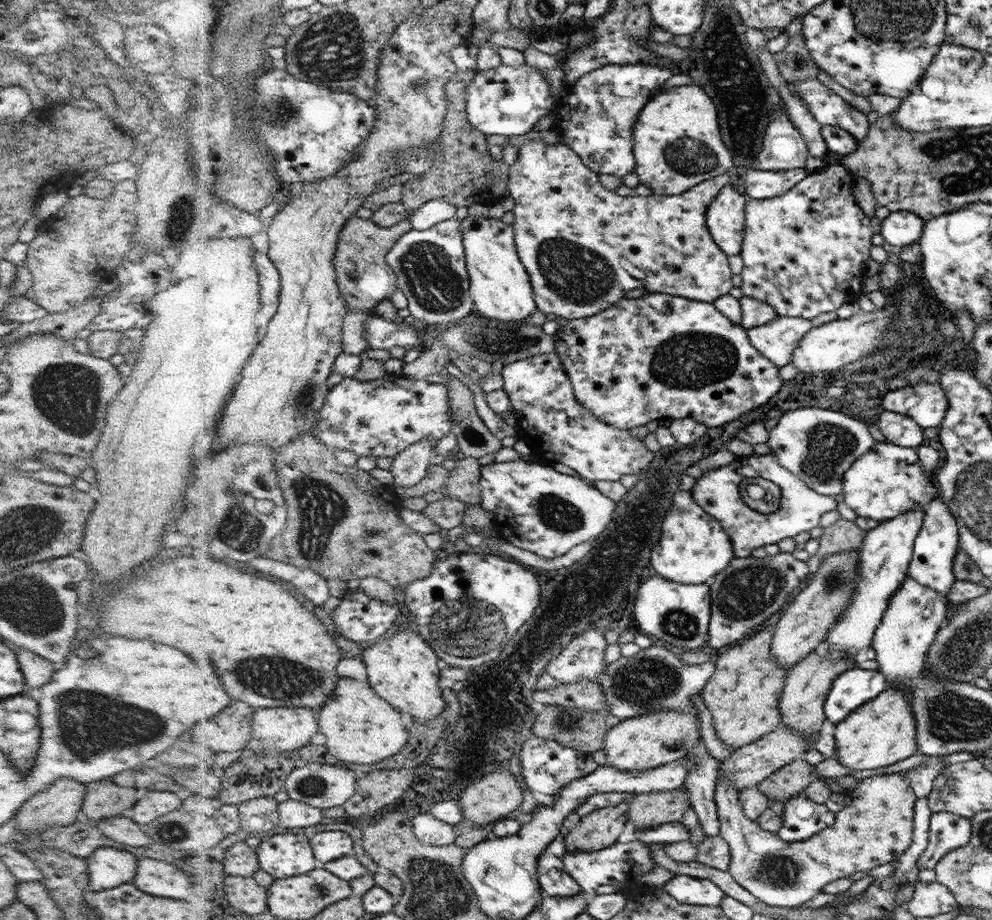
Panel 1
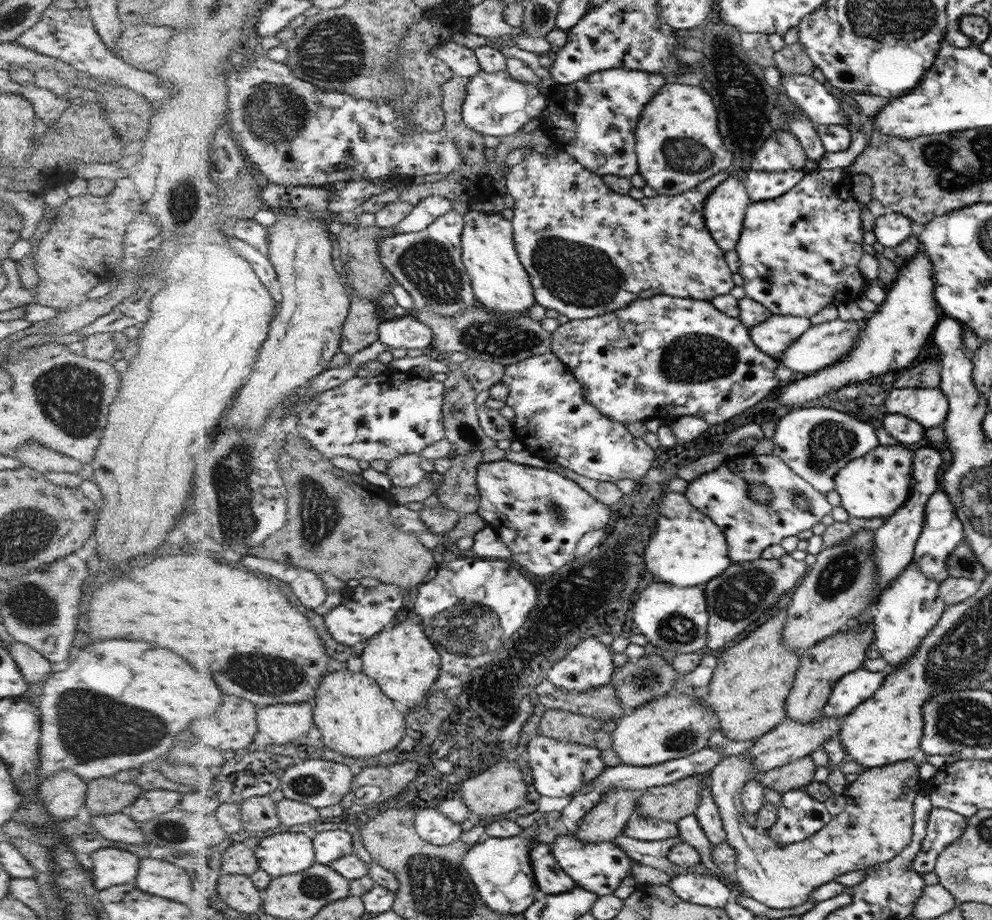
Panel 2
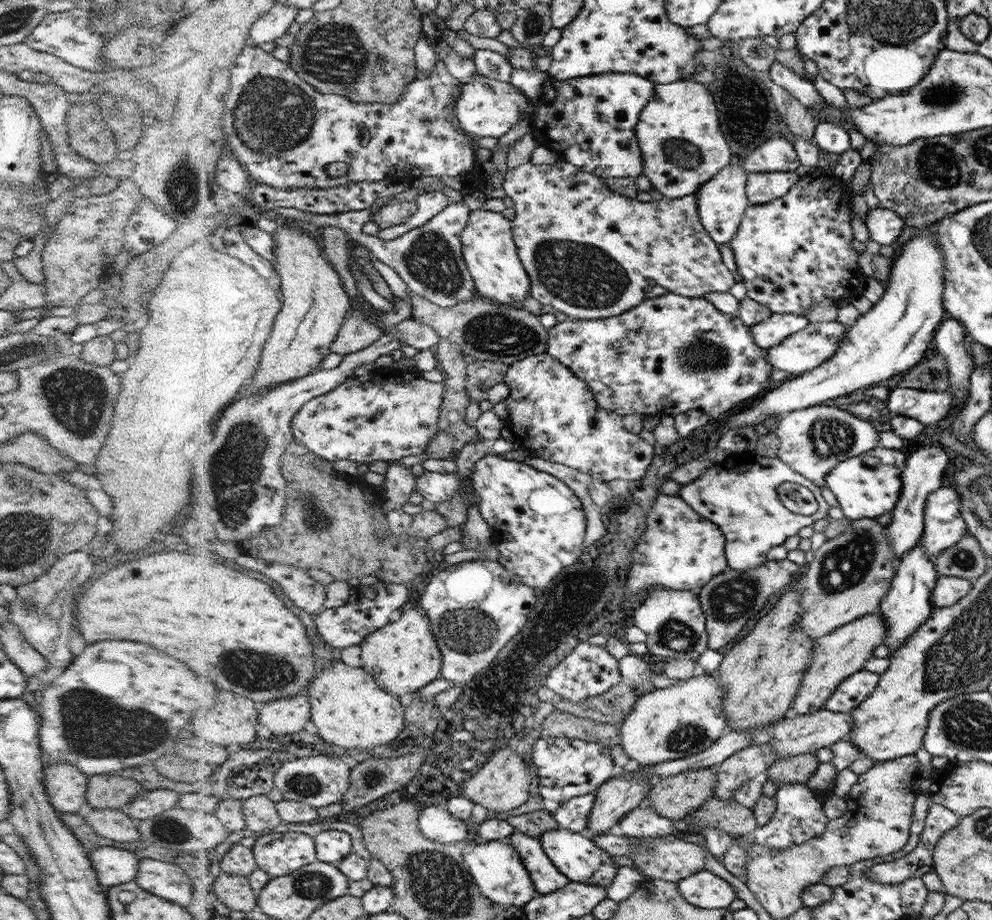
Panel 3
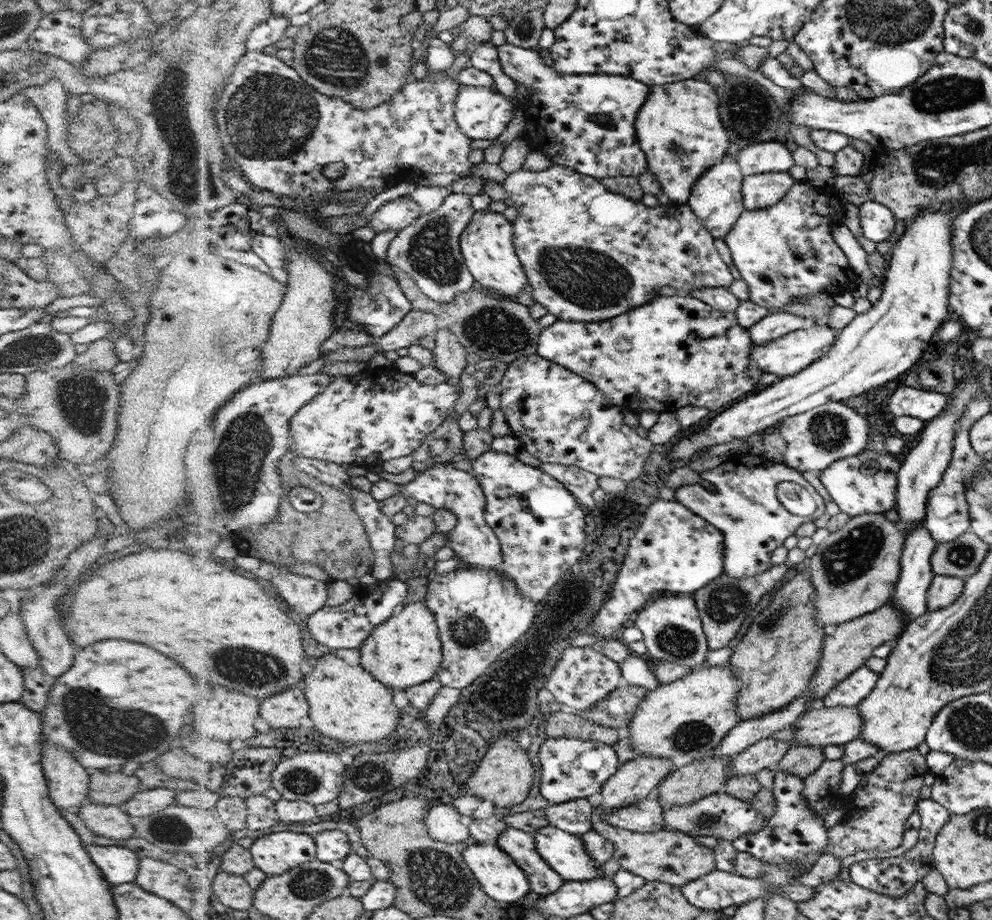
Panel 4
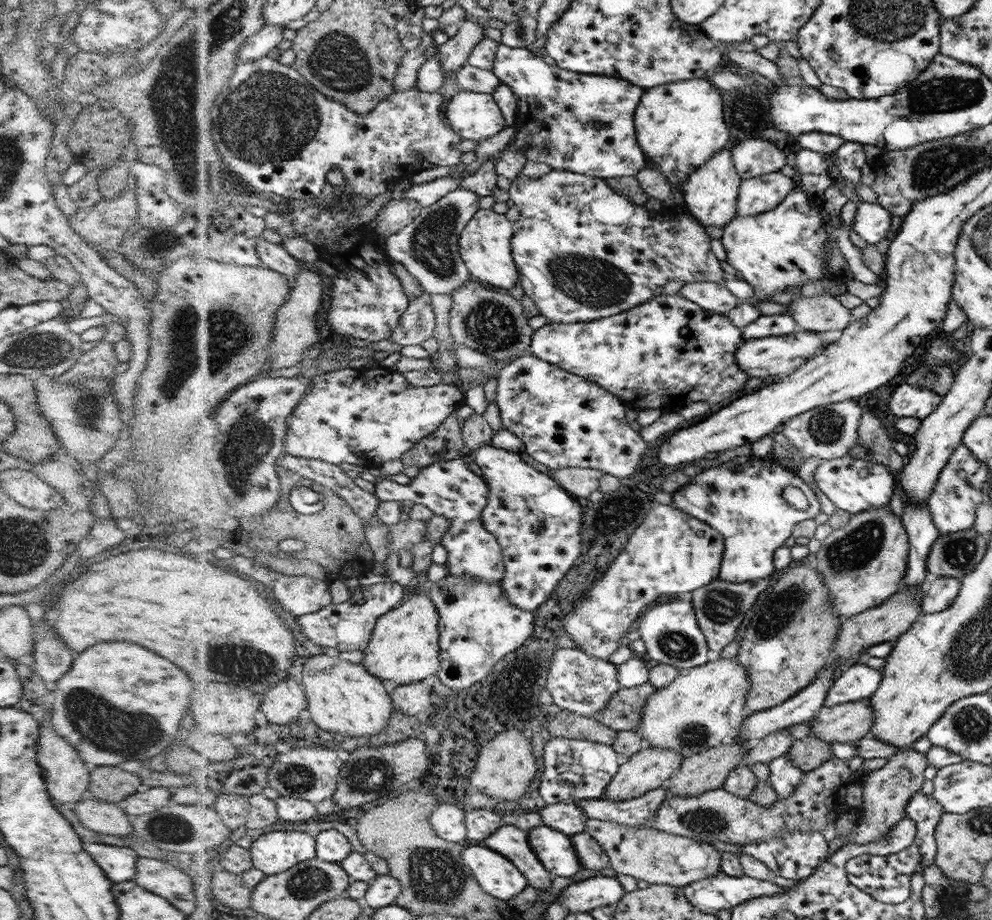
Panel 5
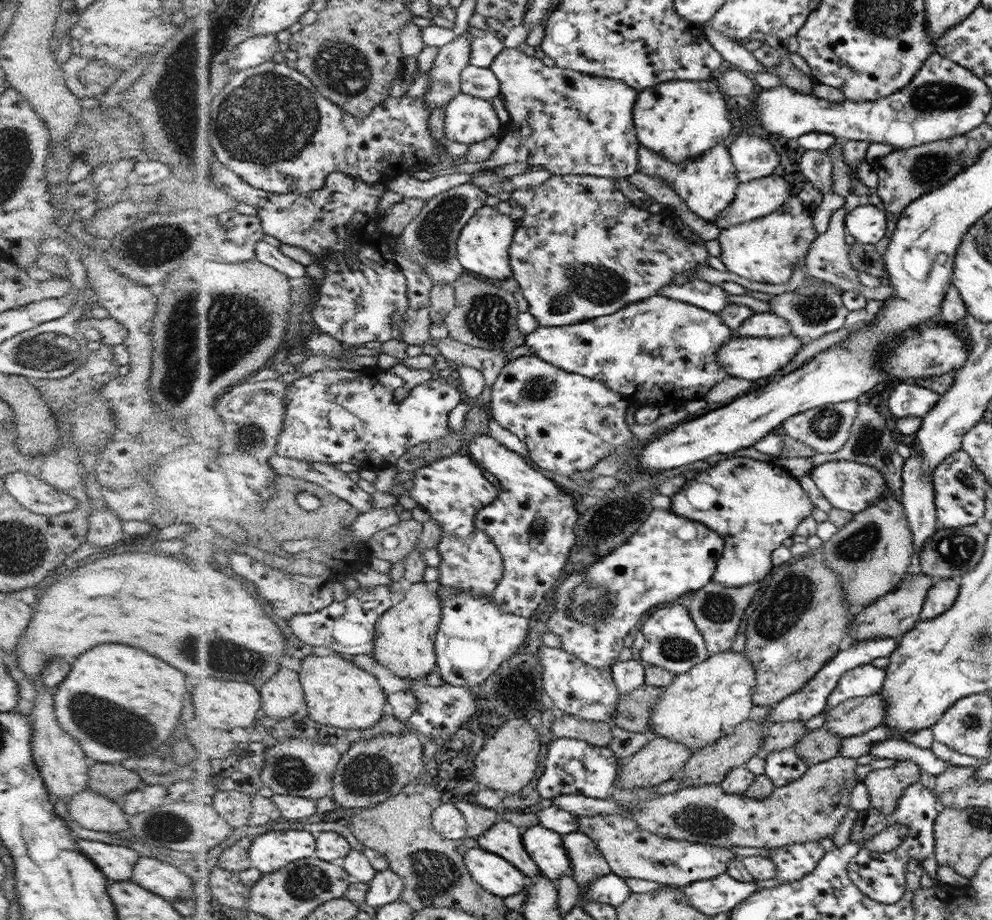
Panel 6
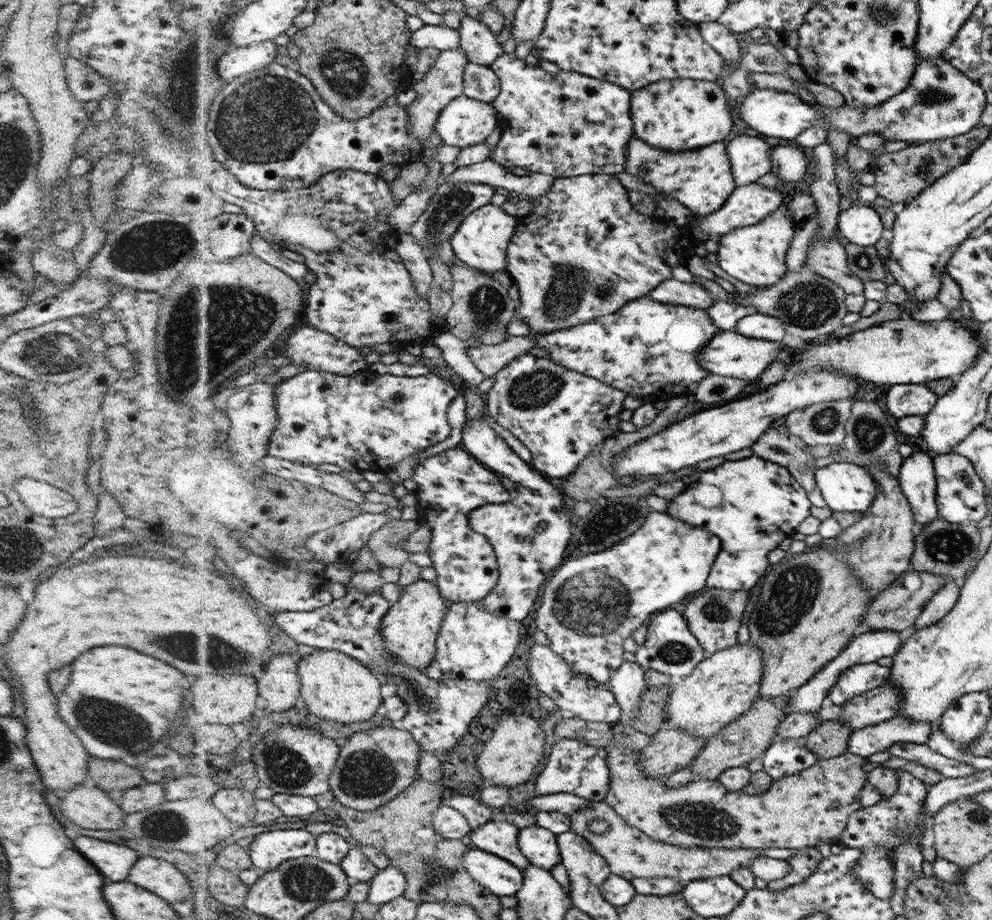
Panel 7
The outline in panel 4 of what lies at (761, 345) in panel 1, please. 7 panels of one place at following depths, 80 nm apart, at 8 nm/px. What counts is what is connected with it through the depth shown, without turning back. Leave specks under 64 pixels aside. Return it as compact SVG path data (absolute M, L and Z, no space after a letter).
M771 312L769 316L753 324L749 328L749 334L753 342L759 345L773 341L775 338L784 337L785 334L804 329L808 324L809 321L802 318L801 315Z

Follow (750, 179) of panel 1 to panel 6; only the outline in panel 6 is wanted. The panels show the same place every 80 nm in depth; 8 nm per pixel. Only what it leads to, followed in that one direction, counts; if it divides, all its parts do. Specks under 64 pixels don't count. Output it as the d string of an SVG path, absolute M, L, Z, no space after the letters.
M778 175L741 183L730 208L715 223L719 229L750 222L778 210L791 195L788 181Z

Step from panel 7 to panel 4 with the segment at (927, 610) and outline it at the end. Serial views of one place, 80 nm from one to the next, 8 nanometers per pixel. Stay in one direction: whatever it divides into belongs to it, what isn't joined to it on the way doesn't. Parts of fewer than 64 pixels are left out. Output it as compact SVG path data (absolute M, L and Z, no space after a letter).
M935 576L928 590L928 612L952 605L964 592L965 585L965 579L957 576Z

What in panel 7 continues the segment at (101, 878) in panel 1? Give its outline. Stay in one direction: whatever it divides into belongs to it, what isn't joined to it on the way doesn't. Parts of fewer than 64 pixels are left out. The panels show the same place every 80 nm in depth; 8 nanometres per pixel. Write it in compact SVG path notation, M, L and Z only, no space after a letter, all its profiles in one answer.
M78 836L73 842L78 852L92 862L104 878L112 882L126 880L130 868L140 857L136 850L128 846L118 846L114 842L102 842L86 836Z

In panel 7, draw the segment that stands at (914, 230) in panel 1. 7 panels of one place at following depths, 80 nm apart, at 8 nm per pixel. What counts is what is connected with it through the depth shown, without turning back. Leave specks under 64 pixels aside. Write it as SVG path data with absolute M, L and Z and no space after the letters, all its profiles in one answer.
M864 203L852 204L840 213L837 228L843 238L858 246L872 247L882 236L880 216L875 209L866 208Z

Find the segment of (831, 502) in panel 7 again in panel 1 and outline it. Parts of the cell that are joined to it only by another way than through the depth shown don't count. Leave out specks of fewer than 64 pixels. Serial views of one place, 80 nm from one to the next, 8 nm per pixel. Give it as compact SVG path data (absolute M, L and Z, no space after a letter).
M887 441L874 445L860 460L854 461L846 469L842 490L843 501L858 517L879 522L898 518L900 514L906 514L916 507L924 510L934 497L939 496L934 479L925 474L925 467L921 465L917 450Z

